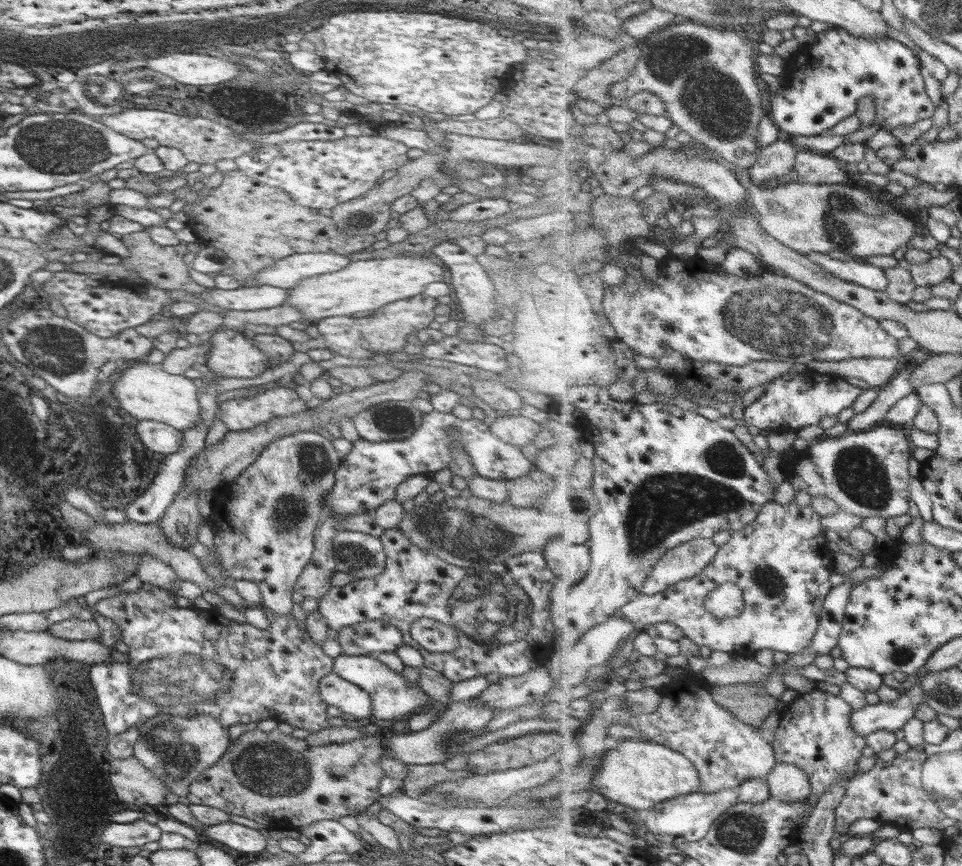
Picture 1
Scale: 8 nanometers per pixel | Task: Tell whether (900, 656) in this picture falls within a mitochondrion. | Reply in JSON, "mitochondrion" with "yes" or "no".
{"mitochondrion":"yes"}

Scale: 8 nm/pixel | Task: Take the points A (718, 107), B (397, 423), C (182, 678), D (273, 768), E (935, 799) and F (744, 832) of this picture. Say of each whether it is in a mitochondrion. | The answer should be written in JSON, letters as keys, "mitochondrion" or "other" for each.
{"A":"mitochondrion","B":"mitochondrion","C":"mitochondrion","D":"mitochondrion","E":"other","F":"mitochondrion"}

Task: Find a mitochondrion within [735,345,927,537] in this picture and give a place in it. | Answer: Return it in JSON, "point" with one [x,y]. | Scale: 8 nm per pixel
{"point":[860,475]}

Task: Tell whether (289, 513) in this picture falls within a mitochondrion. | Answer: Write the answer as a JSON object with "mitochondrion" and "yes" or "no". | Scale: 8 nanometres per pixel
{"mitochondrion":"yes"}

